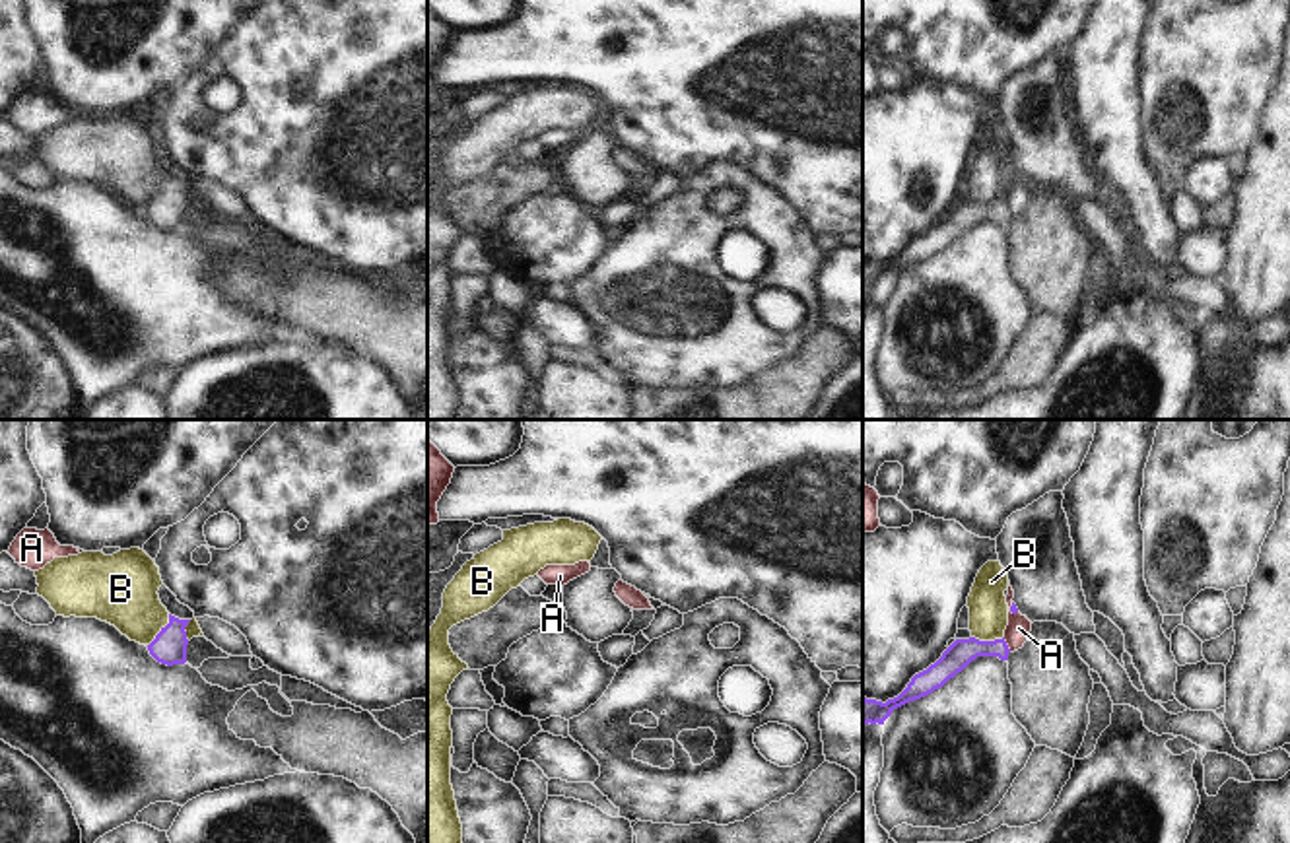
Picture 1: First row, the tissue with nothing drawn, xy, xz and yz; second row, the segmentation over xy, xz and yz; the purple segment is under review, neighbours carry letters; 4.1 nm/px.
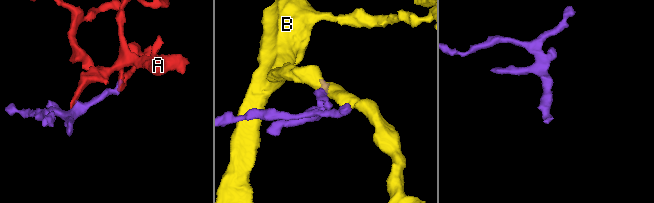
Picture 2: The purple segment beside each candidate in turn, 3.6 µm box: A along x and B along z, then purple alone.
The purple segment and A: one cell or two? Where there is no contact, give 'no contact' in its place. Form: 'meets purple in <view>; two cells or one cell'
meets purple in yz; two cells

